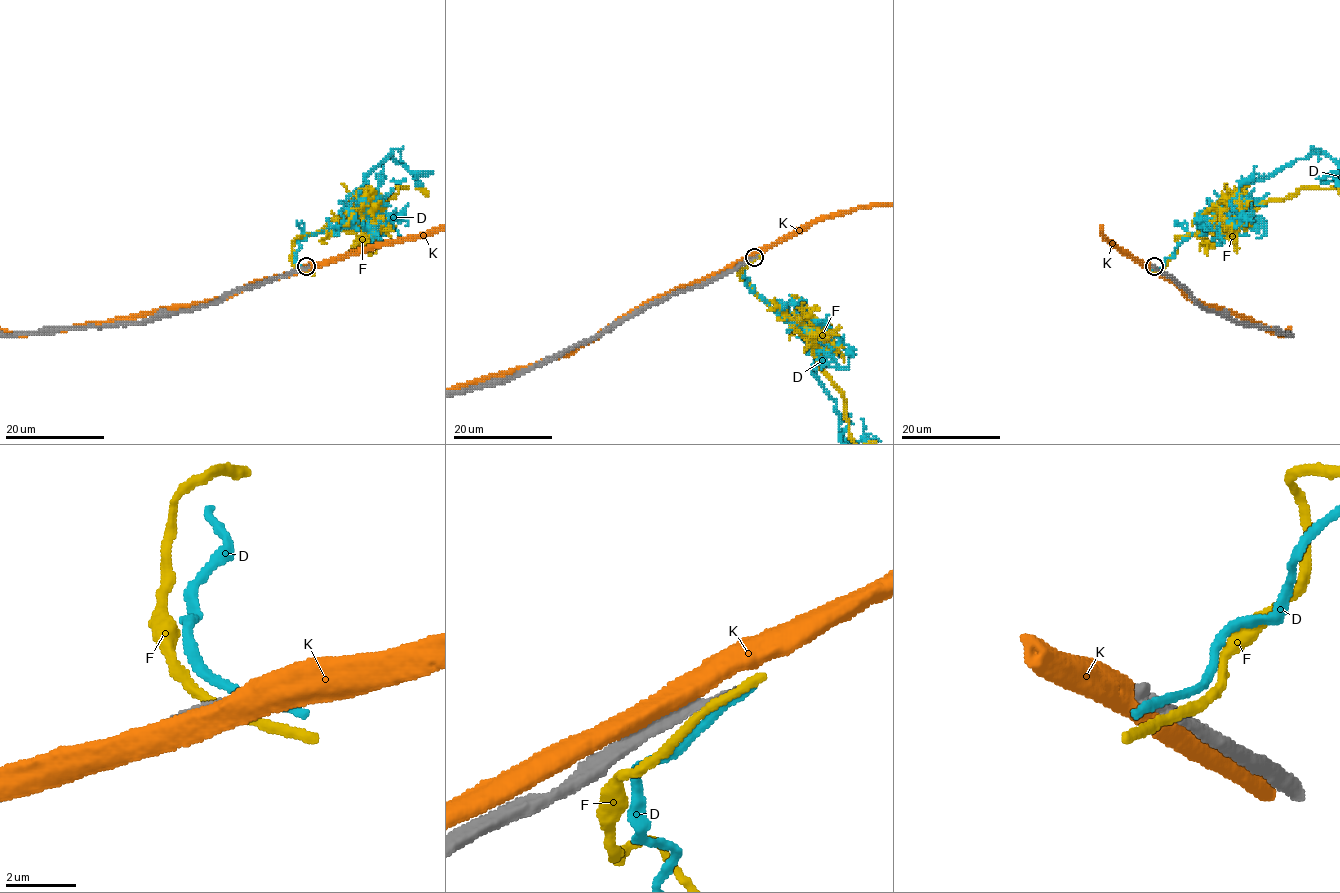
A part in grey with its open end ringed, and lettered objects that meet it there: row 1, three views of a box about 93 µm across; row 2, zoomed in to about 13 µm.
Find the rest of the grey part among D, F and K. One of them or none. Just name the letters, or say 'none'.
none

